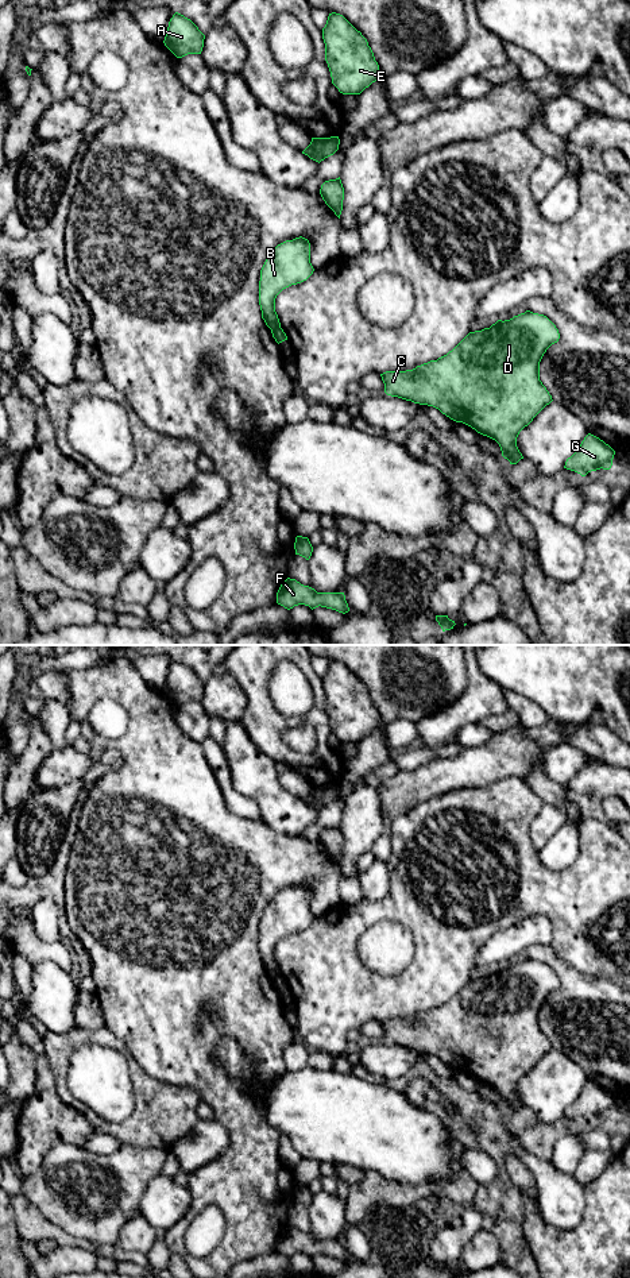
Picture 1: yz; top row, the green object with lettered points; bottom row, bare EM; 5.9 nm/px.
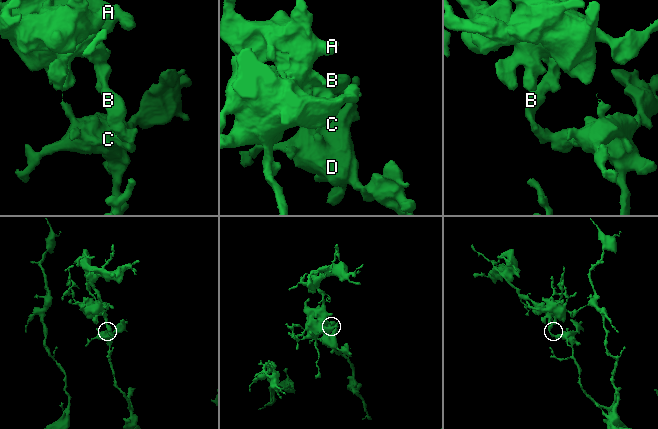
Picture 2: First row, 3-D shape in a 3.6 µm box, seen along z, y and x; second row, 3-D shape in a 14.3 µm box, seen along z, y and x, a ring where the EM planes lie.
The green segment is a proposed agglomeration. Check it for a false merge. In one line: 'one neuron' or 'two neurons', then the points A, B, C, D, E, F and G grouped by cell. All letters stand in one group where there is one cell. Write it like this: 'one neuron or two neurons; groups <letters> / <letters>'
two neurons; groups A B E / C D F G

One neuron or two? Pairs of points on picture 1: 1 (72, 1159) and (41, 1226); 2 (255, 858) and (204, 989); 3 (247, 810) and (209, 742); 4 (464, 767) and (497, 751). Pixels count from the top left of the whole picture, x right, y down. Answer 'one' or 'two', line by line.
1: two
2: one
3: one
4: one

